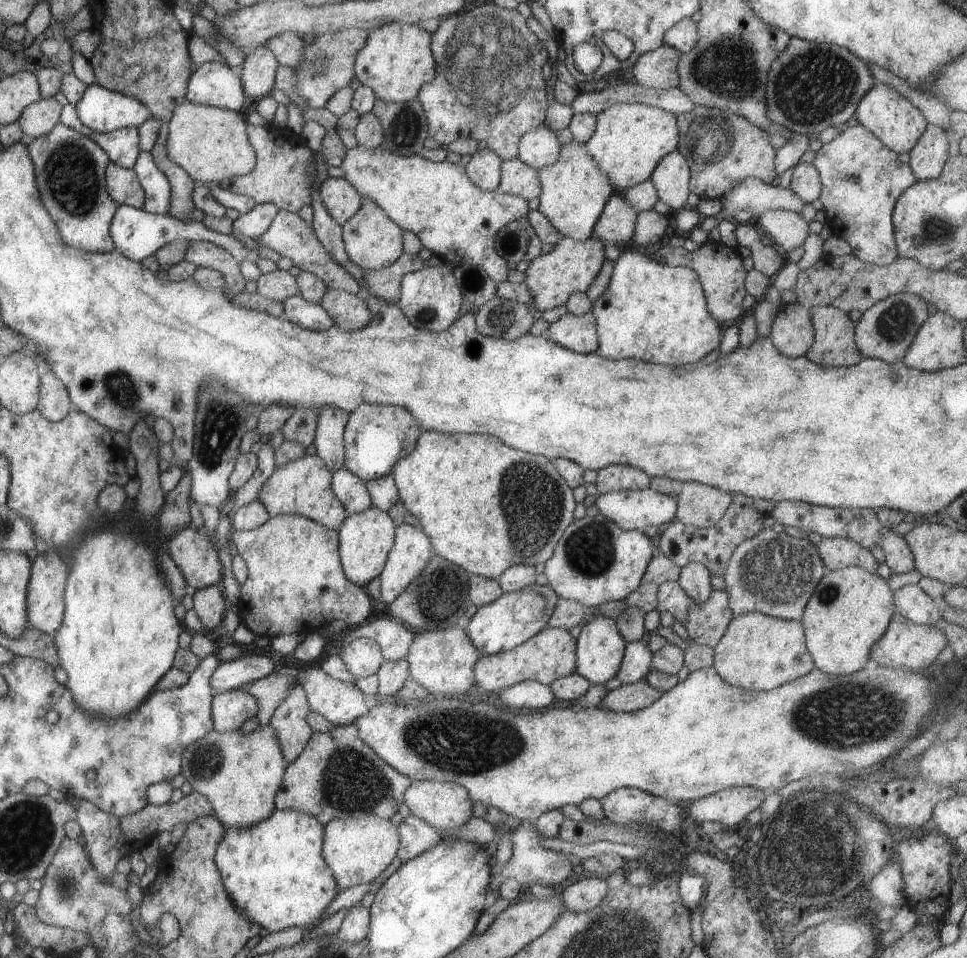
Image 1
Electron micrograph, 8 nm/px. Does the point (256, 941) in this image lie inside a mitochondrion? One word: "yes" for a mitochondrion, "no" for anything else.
no

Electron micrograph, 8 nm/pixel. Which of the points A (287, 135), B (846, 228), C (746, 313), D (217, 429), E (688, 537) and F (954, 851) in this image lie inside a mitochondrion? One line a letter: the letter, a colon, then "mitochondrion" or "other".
A: other
B: other
C: other
D: mitochondrion
E: other
F: other

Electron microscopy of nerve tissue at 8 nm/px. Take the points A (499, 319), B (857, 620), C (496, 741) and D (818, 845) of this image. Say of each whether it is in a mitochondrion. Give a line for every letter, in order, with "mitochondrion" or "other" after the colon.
A: mitochondrion
B: other
C: mitochondrion
D: mitochondrion

